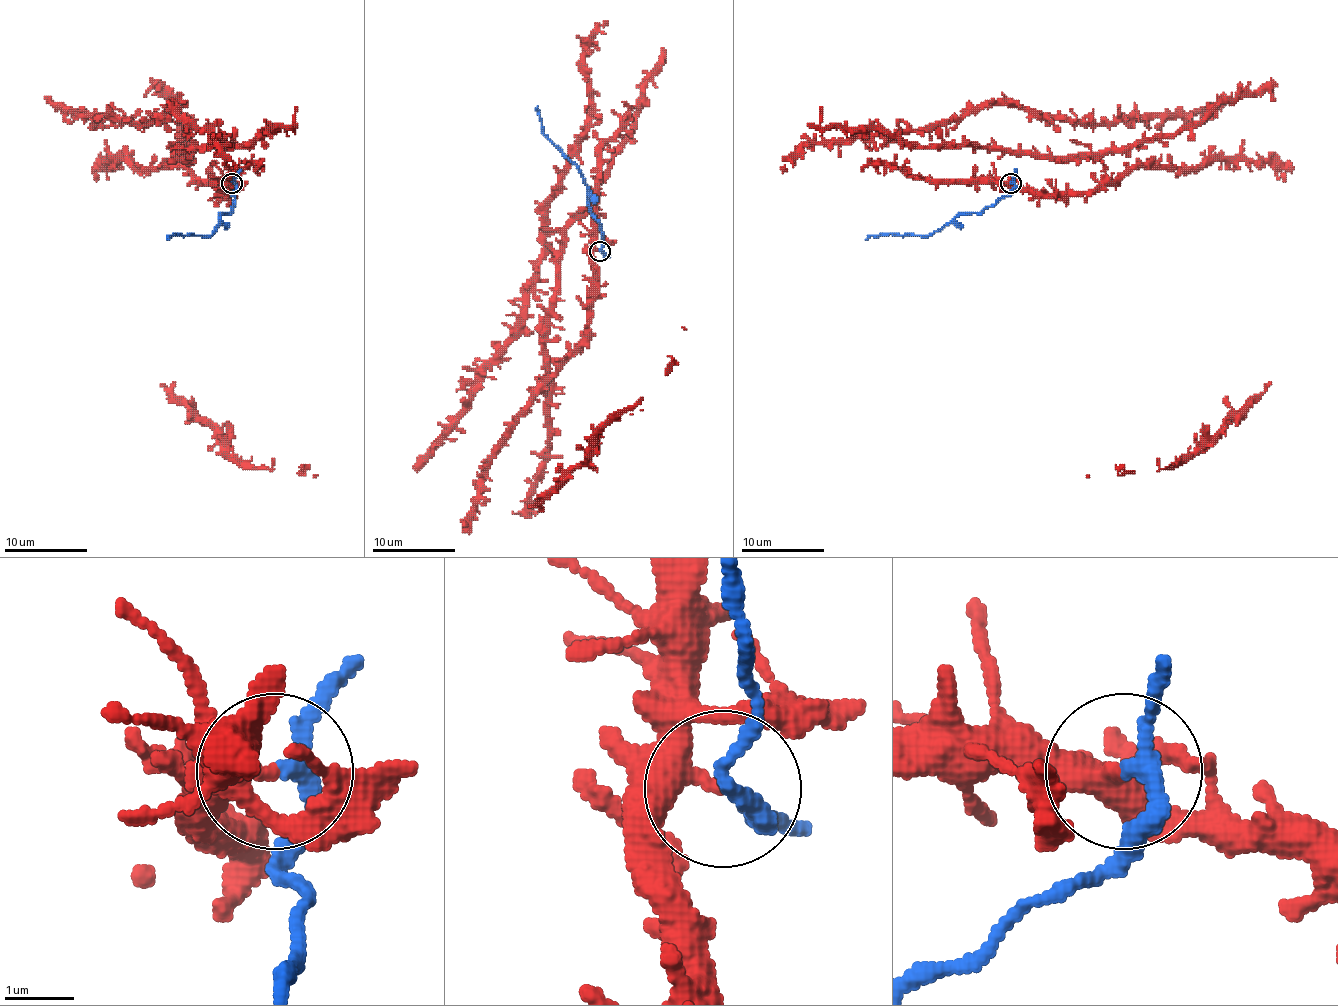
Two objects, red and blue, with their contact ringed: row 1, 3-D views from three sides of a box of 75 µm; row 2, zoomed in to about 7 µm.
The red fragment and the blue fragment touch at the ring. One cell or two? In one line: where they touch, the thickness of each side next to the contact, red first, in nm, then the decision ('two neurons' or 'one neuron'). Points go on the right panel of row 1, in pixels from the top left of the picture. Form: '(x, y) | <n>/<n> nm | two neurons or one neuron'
(1011, 183) | 360/220 nm | two neurons

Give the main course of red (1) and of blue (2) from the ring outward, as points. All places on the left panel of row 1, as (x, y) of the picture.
1: (231, 183), (251, 163), (175, 105), (167, 128), (187, 156), (289, 128), (297, 107)
2: (231, 181), (235, 190), (233, 208), (220, 214), (220, 223), (210, 235), (175, 233), (169, 239)

